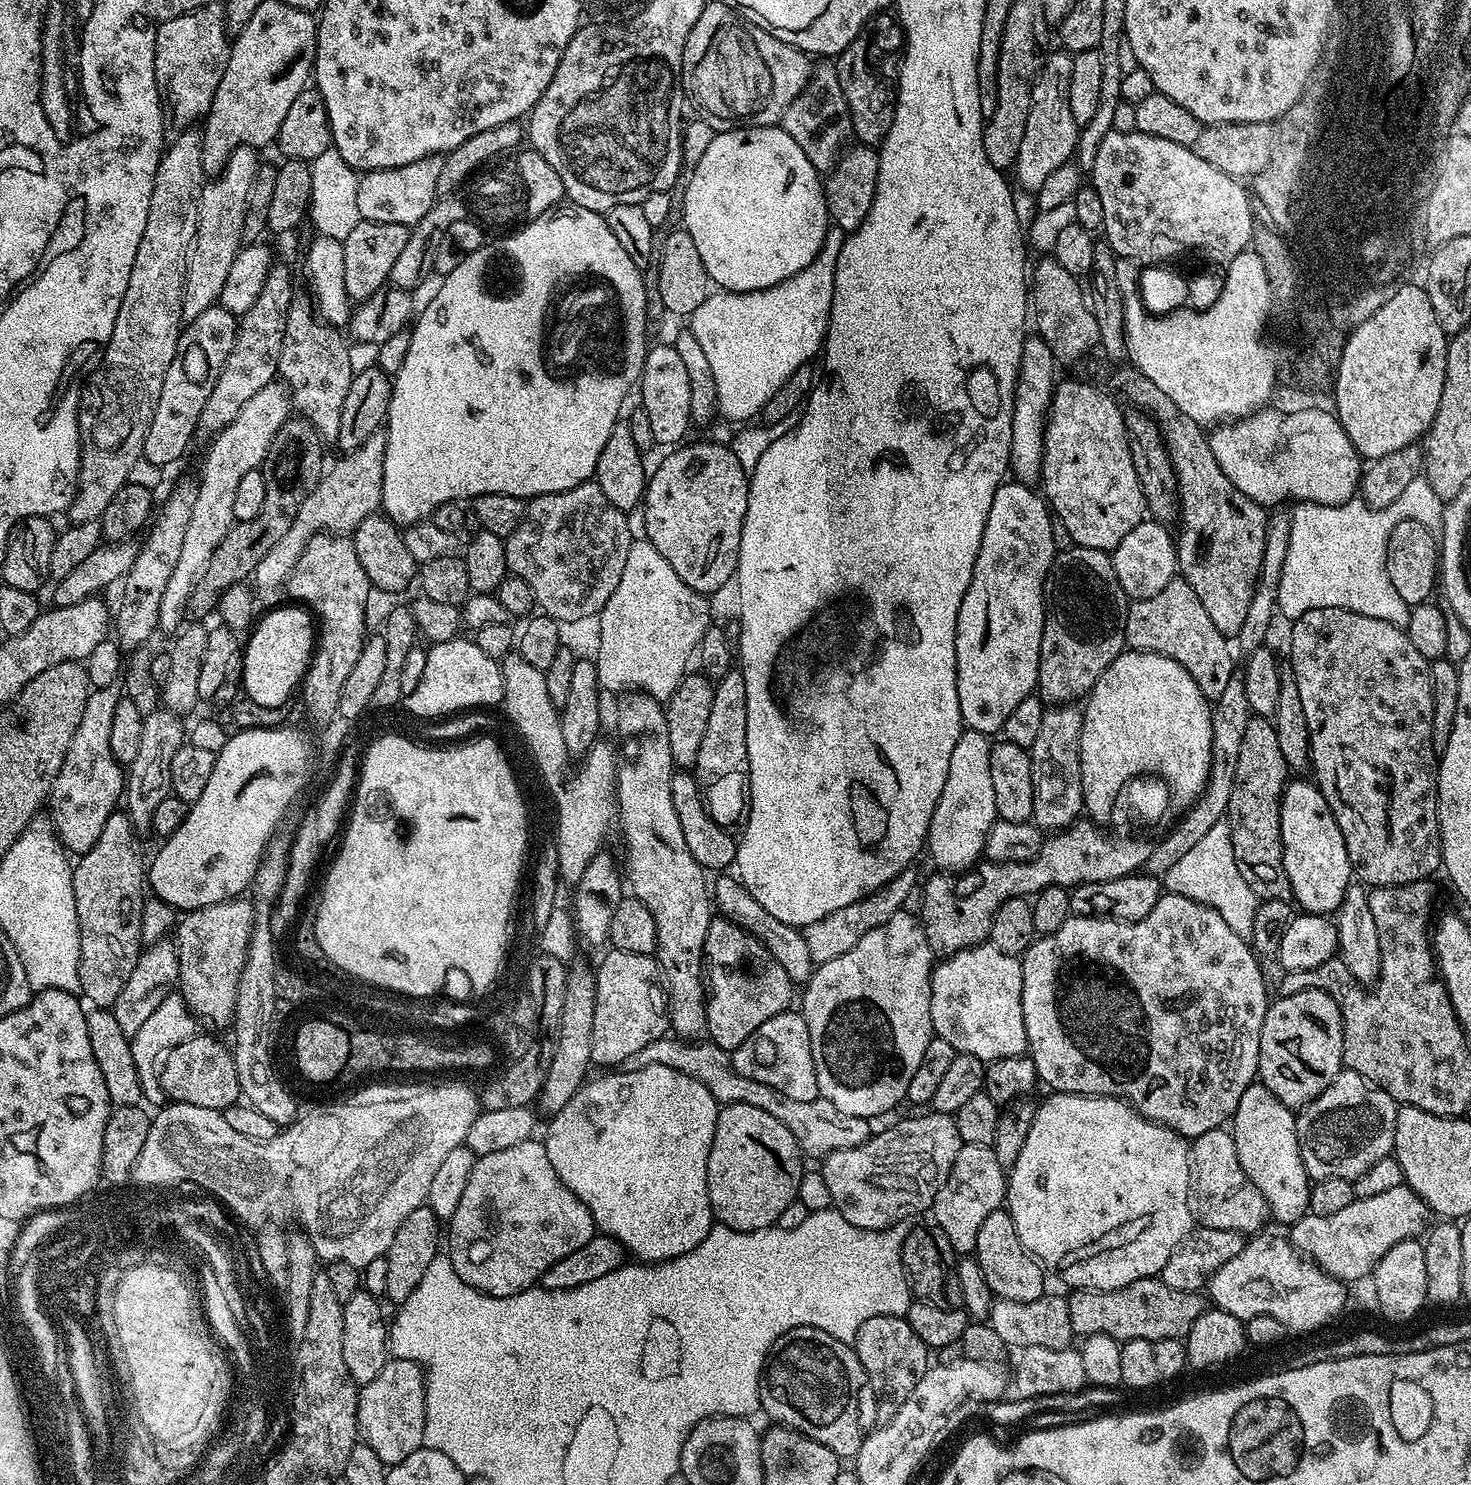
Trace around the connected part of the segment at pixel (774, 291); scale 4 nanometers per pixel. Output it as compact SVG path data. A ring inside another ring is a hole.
M829 227L820 253L798 274L770 286L766 290L753 292L713 291L694 310L690 317L690 330L698 338L698 346L706 353L706 359L714 373L716 407L719 415L728 420L748 422L759 417L763 408L775 392L796 370L809 363L812 355L821 351L824 335L828 332L830 306L834 298L834 270L838 262L838 250L842 250L846 233L841 228Z

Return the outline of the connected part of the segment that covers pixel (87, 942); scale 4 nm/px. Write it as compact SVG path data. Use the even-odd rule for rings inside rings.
M127 811L112 812L110 818L106 818L106 826L102 826L102 834L98 834L98 842L77 859L80 861L75 861L72 870L80 935L80 992L93 1009L111 1009L118 994L122 994L122 986L126 978L130 978L142 951L146 856L144 860L136 836L139 836L138 830Z

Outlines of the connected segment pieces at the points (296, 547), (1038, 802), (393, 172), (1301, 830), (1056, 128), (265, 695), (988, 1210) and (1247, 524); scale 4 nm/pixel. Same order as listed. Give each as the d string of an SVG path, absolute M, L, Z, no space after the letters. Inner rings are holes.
M379 431L370 434L370 438L366 438L366 442L362 442L362 446L358 446L352 452L343 453L339 458L341 460L333 468L331 465L325 471L324 477L318 482L318 486L314 486L310 498L306 498L306 502L302 502L302 506L298 506L298 514L294 518L290 530L286 530L286 534L282 534L278 546L271 548L266 554L266 558L262 558L262 562L258 562L254 573L254 584L257 589L283 589L287 585L288 575L296 569L298 558L304 553L304 548L310 542L312 536L321 534L351 534L360 525L362 518L377 515L378 509L382 504L382 474L384 473L384 459L386 458L385 433Z
M1072 704L1049 707L1042 718L1038 739L1034 741L1034 746L1030 750L1034 782L1034 810L1031 823L1048 834L1055 834L1061 828L1069 828L1081 819L1084 812L1080 761L1083 721L1083 711Z
M437 154L418 158L418 162L410 162L406 166L397 168L387 168L381 172L366 172L359 177L359 186L357 190L358 214L361 220L370 222L394 222L395 224L407 224L409 226L416 224L430 210L430 206L435 204L438 197L438 174L442 174L442 162L444 156Z
M1304 778L1289 779L1280 799L1280 829L1282 830L1286 878L1290 878L1292 900L1297 905L1300 903L1304 912L1332 914L1340 907L1349 884L1353 883L1352 863L1346 854L1346 842L1342 838L1342 830L1338 830L1338 822L1326 802L1322 790L1317 788L1311 779L1300 779Z
M1067 50L1049 51L1044 58L1040 72L1032 81L1032 105L1026 118L1026 134L1022 134L1022 150L1014 165L1015 183L1023 191L1035 194L1046 182L1049 174L1054 174L1058 166L1069 163L1076 151L1078 125L1070 110L1070 70L1073 53Z
M303 607L276 608L259 617L243 649L244 675L242 692L261 706L282 706L291 701L292 691L301 687L304 673L314 651L314 620Z
M961 1143L958 1150L958 1158L954 1158L954 1166L950 1166L950 1174L946 1182L938 1190L938 1194L932 1199L930 1215L933 1216L935 1227L946 1234L950 1246L957 1254L972 1254L976 1251L978 1242L978 1230L982 1230L982 1222L990 1218L990 1214L1001 1211L1006 1200L1006 1170L998 1166L998 1158L994 1158L994 1150L991 1146L983 1144L974 1146L973 1144Z
M1135 371L1120 372L1116 376L1116 380L1120 383L1120 388L1124 391L1124 396L1129 400L1133 409L1148 413L1153 420L1160 426L1160 432L1164 436L1164 445L1168 447L1168 453L1172 459L1172 465L1176 471L1176 491L1180 493L1180 515L1178 517L1178 525L1180 524L1180 536L1178 532L1178 547L1176 549L1176 562L1178 565L1179 575L1194 590L1194 594L1198 594L1198 599L1202 601L1202 606L1206 606L1206 614L1210 614L1210 622L1214 622L1214 626L1218 626L1218 630L1229 638L1235 637L1239 628L1246 618L1248 603L1251 602L1253 588L1256 580L1260 576L1260 567L1262 566L1263 550L1266 549L1266 536L1269 513L1265 511L1261 505L1254 503L1250 498L1246 498L1246 494L1242 494L1232 485L1230 478L1226 478L1226 474L1222 474L1222 466L1218 466L1218 458L1214 458L1214 454L1208 445L1208 436L1205 429L1198 422L1194 422L1194 418L1190 418L1190 414L1182 414L1182 410L1178 410L1178 406L1174 406L1174 402L1170 402L1170 398L1166 398L1166 394L1162 394L1162 390L1158 390L1154 386L1154 382L1150 382L1150 378L1137 374Z

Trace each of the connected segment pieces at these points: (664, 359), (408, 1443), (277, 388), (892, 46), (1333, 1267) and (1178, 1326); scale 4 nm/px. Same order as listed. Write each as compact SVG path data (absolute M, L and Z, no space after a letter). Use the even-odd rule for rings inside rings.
M653 343L644 353L644 369L638 381L639 403L642 405L646 418L650 418L650 430L654 430L656 444L676 446L685 439L690 429L690 377L686 375L686 365L682 357L671 343Z
M392 1358L389 1359L386 1366L382 1366L381 1372L372 1381L366 1382L359 1389L358 1418L356 1419L359 1439L366 1446L370 1446L370 1450L374 1450L374 1454L378 1454L378 1458L382 1458L382 1462L386 1466L402 1462L402 1458L410 1458L410 1454L414 1454L414 1450L424 1447L424 1431L426 1430L425 1379L426 1372L421 1365L412 1360Z
M273 382L262 386L258 394L246 401L246 406L238 410L238 418L230 422L207 445L208 453L204 456L204 465L200 468L200 480L196 484L194 510L190 510L190 522L186 525L186 535L182 541L182 551L170 582L162 593L162 604L158 606L159 631L175 633L185 623L188 599L194 586L210 566L214 550L226 538L234 523L234 493L238 481L250 474L250 470L260 468L266 454L285 422L290 419L290 397L283 383Z
M877 14L867 20L862 31L854 38L854 42L850 42L850 46L846 46L846 50L840 53L835 61L838 82L842 82L842 94L846 94L846 102L852 115L852 136L860 139L857 141L861 145L883 144L890 130L896 113L896 93L900 82L900 65L905 43L906 37L899 19L892 14Z
M1403 1183L1394 1186L1394 1190L1374 1194L1374 1198L1354 1199L1350 1206L1333 1215L1316 1217L1305 1214L1291 1225L1290 1239L1293 1246L1322 1271L1329 1272L1338 1281L1349 1282L1360 1280L1363 1276L1364 1279L1371 1277L1382 1254L1386 1254L1390 1246L1419 1237L1429 1227L1428 1216L1428 1205Z
M1155 1276L1130 1282L1130 1286L1118 1290L1109 1292L1076 1290L1071 1295L1067 1297L1070 1326L1073 1333L1080 1338L1098 1333L1109 1335L1119 1342L1180 1340L1187 1337L1190 1326L1194 1326L1196 1319L1206 1310L1206 1300L1200 1292L1174 1290L1174 1286L1166 1286L1164 1280Z

